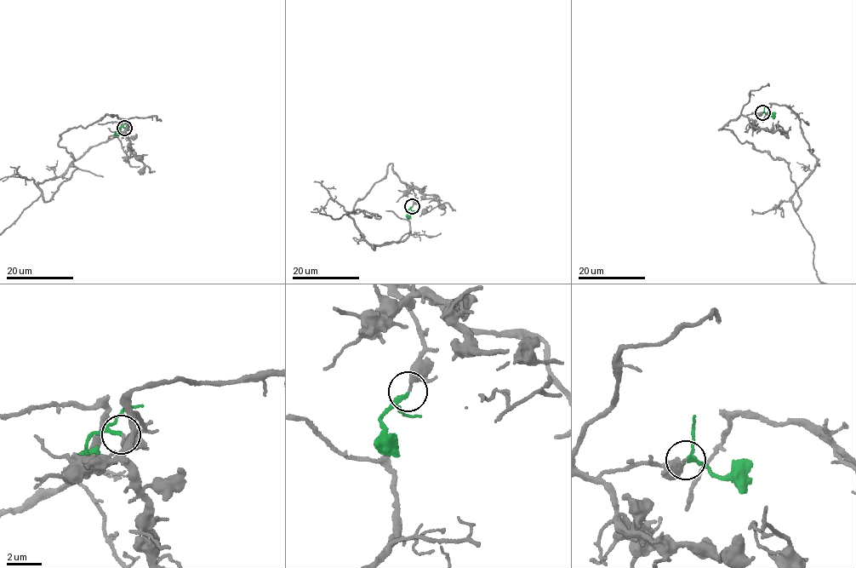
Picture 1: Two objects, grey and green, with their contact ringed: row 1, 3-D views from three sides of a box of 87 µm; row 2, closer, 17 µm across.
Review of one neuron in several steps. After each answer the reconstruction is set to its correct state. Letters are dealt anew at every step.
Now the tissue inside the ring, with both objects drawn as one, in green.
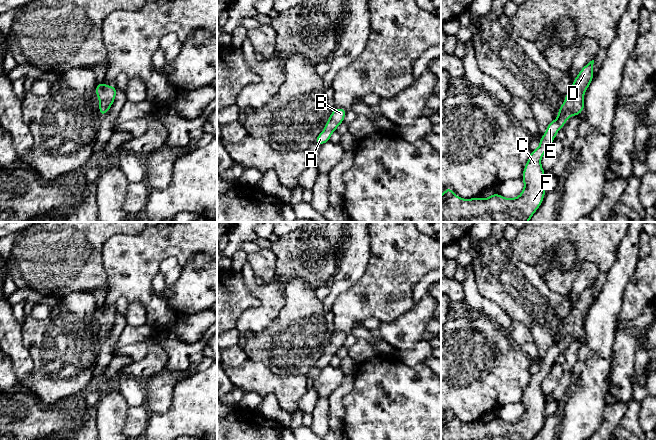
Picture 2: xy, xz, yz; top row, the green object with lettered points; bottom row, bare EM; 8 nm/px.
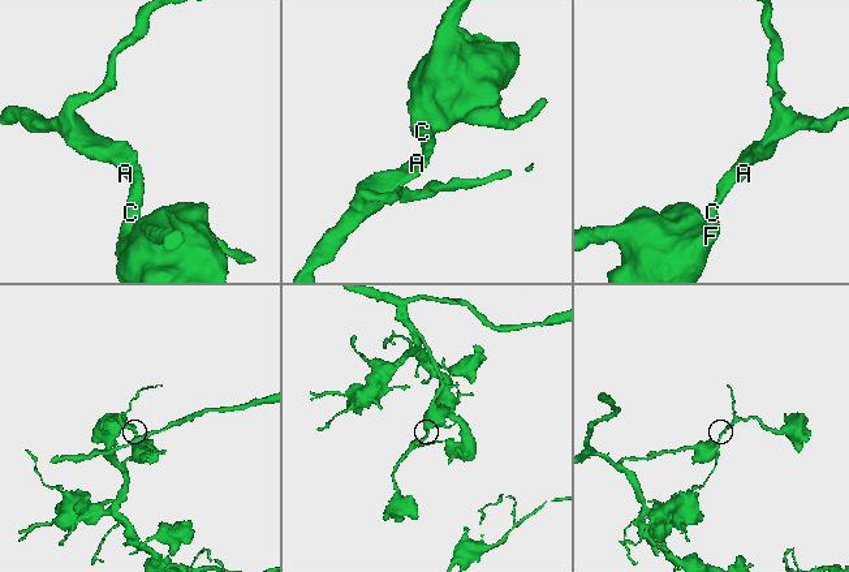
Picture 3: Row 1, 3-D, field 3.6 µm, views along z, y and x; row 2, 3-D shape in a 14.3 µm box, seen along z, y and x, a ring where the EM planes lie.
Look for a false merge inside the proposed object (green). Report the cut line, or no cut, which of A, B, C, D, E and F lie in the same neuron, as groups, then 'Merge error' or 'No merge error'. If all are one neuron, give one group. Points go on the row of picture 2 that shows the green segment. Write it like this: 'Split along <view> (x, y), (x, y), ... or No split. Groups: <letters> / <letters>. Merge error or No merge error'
No split. Groups: A B C D E F. No merge error

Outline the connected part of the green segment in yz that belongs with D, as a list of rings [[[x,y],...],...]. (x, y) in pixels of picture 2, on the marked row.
[[[594,60],[586,64],[574,79],[558,118],[551,121],[545,134],[539,138],[540,146],[532,150],[524,167],[522,180],[524,189],[516,198],[504,198],[494,193],[488,198],[463,199],[452,188],[441,195],[441,222],[528,222],[544,199],[545,171],[541,166],[542,156],[572,115],[579,116],[585,109],[584,94],[593,77]]]

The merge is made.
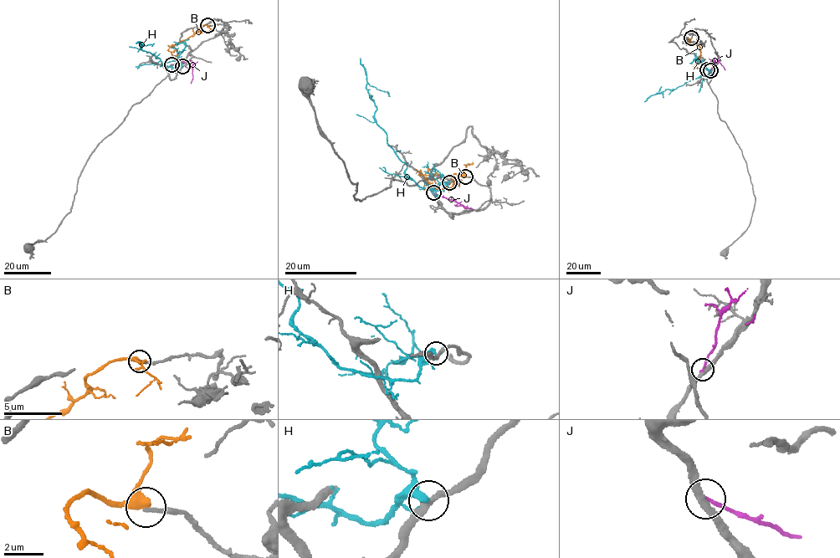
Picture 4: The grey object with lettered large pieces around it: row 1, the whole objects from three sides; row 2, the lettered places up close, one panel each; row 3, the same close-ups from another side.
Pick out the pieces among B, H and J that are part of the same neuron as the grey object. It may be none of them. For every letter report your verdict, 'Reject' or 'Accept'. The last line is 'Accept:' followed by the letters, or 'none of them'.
B: Reject
H: Reject
J: Reject
Accept: none of them

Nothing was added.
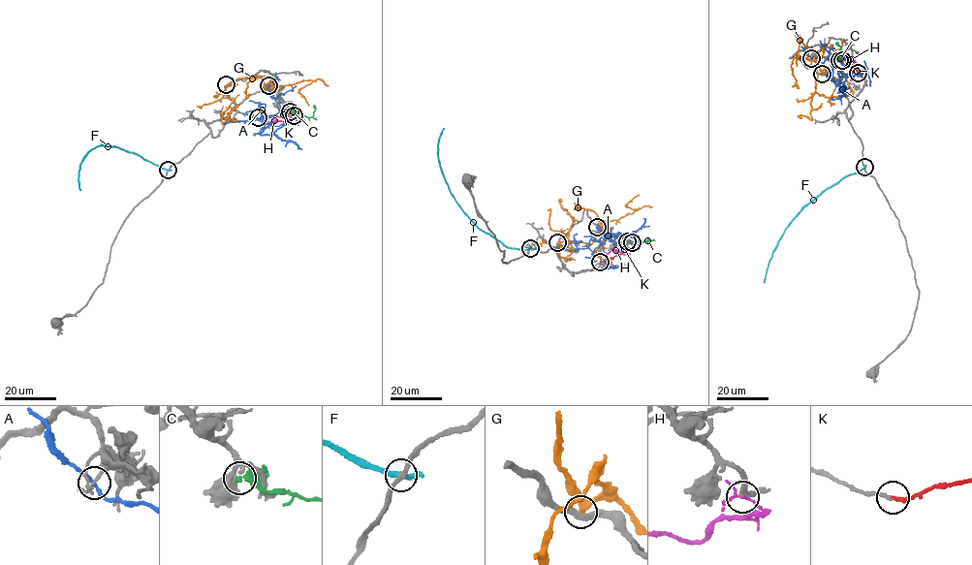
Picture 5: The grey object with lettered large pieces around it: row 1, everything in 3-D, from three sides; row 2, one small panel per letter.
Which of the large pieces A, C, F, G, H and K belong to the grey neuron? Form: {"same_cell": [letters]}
{"same_cell": ["K"]}

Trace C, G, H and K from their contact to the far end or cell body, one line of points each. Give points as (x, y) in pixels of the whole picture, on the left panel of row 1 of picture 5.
C: (290, 111), (310, 117), (313, 105)
G: (226, 84), (260, 76), (264, 87), (272, 92), (271, 87), (276, 85), (310, 79), (299, 90), (308, 106)
H: (294, 114), (296, 118), (287, 122), (275, 120), (258, 125)
K: (258, 117), (279, 116), (289, 109)

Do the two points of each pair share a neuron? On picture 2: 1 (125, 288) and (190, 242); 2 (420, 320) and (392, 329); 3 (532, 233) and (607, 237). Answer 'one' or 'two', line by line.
1: one
2: one
3: one

